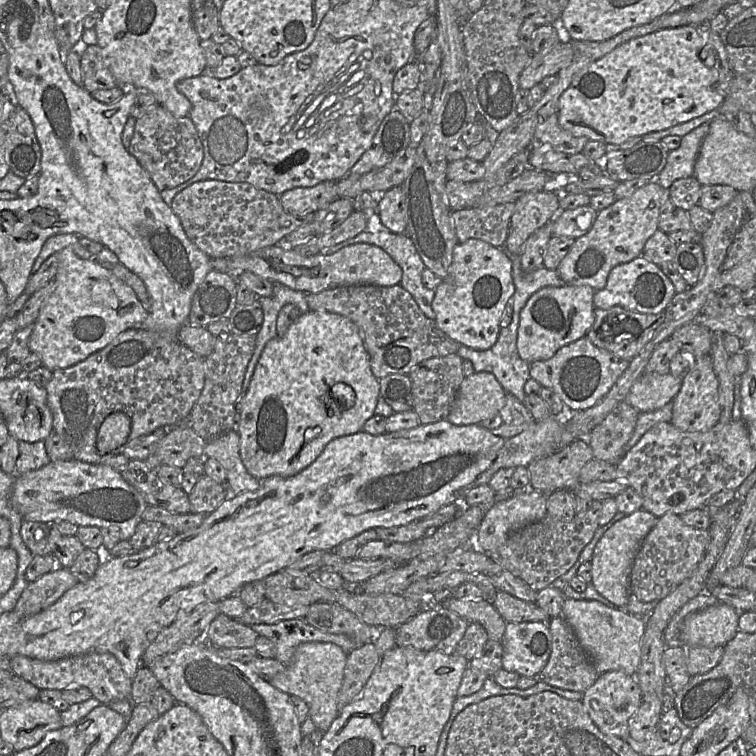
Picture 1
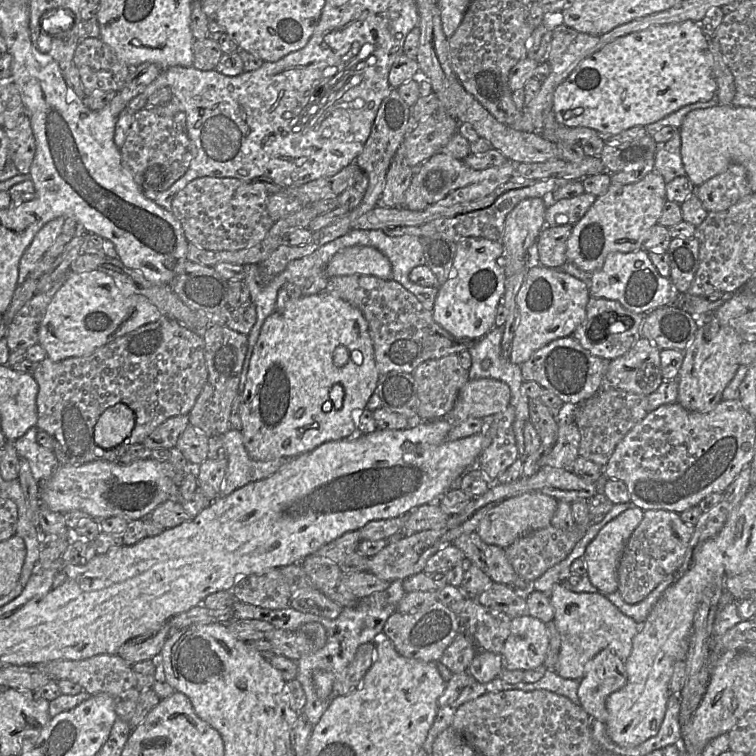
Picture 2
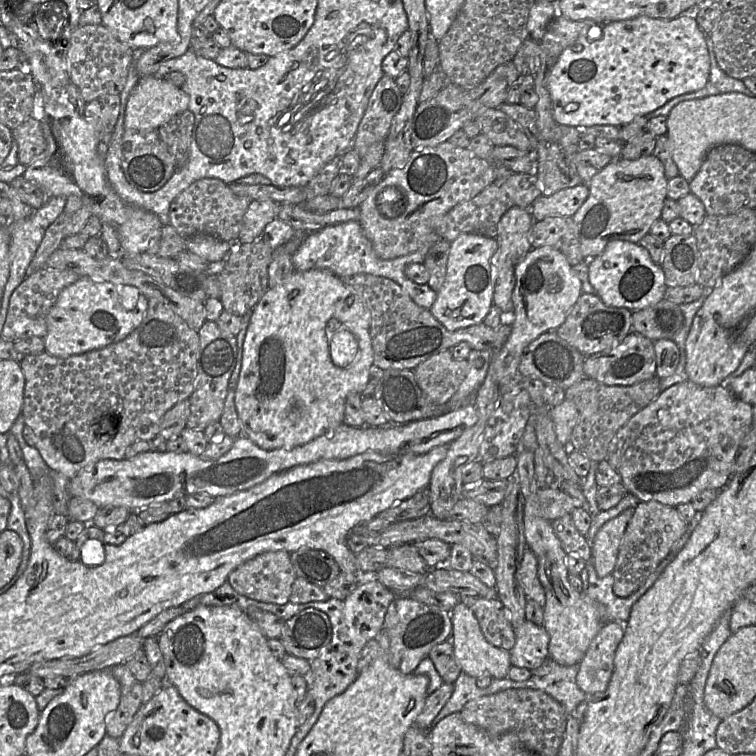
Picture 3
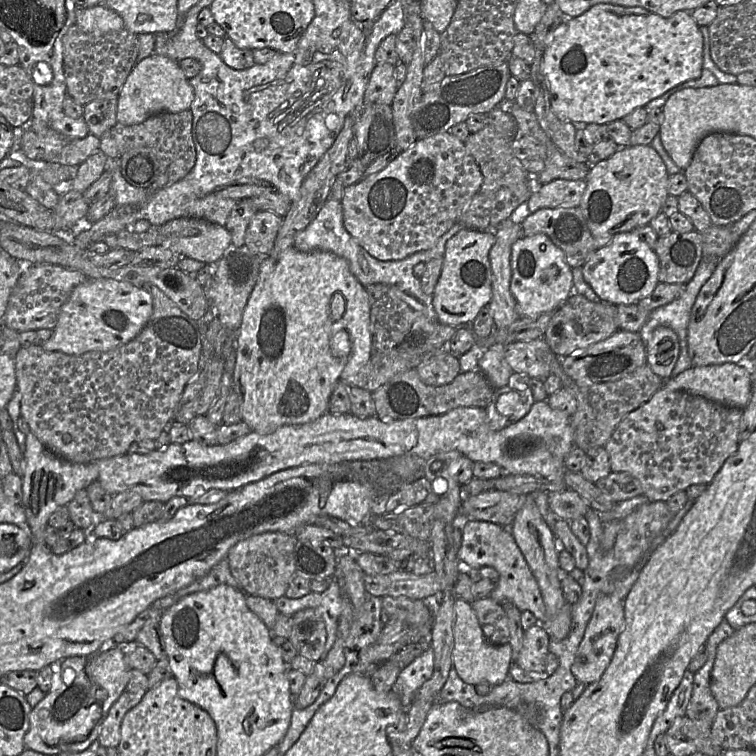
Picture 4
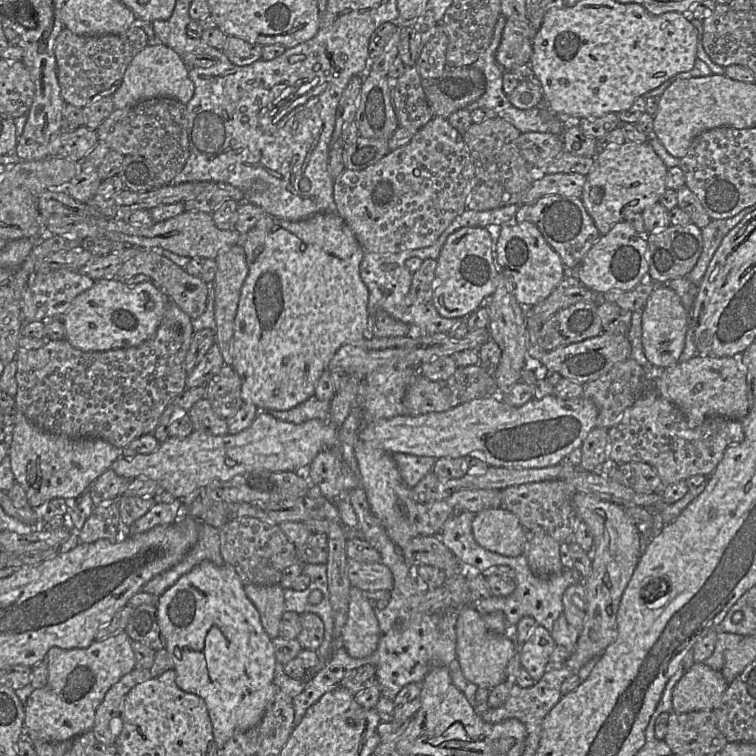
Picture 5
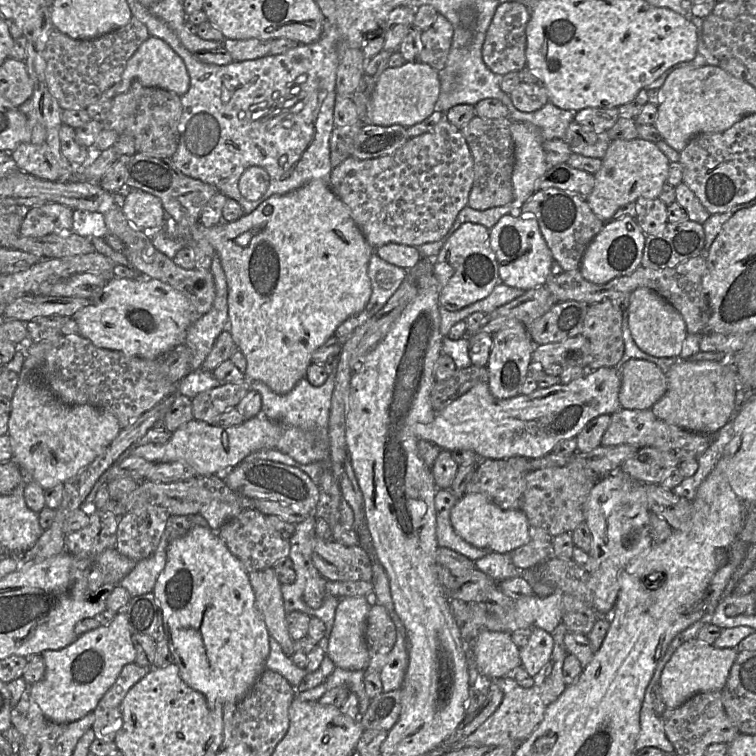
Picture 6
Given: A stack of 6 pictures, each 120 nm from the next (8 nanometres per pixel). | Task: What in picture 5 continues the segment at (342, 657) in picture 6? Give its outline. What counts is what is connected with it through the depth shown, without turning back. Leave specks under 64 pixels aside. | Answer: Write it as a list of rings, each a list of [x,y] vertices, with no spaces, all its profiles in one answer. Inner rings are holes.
[[[351,586],[348,616],[341,631],[341,645],[349,656],[360,659],[370,656],[377,649],[379,639],[379,623],[374,610],[369,601],[363,598],[362,590]]]

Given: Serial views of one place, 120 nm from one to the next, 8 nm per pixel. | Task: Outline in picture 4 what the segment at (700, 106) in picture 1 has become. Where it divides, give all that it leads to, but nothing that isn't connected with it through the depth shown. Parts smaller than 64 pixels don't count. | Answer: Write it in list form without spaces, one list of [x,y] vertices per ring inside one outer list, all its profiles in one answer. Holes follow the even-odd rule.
[[[598,4],[581,16],[570,18],[550,31],[545,40],[542,58],[542,74],[546,79],[550,94],[551,107],[555,115],[562,121],[608,124],[623,119],[635,108],[646,106],[651,100],[665,94],[670,89],[688,80],[697,79],[703,70],[703,36],[698,24],[689,11],[678,11],[670,17],[662,17],[640,7],[624,7],[614,4]]]

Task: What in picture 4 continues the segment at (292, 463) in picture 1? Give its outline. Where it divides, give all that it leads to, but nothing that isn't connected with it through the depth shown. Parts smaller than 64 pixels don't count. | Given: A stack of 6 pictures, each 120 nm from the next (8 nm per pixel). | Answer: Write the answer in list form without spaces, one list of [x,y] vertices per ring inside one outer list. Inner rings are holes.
[[[295,247],[289,248],[277,257],[265,255],[258,272],[256,284],[249,296],[242,314],[241,325],[236,334],[236,365],[233,372],[233,391],[239,398],[242,421],[261,435],[268,435],[284,425],[302,425],[315,421],[328,412],[328,403],[332,390],[340,381],[342,373],[356,373],[373,354],[370,331],[370,302],[366,287],[351,273],[348,262],[329,251],[316,250],[301,252]]]

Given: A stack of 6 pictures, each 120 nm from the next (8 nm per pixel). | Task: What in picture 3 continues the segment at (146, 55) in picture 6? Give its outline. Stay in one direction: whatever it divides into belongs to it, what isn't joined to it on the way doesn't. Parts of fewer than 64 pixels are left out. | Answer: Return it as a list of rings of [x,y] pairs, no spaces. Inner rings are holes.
[[[141,77],[125,107],[125,130],[150,132],[188,109],[189,96],[165,78]]]

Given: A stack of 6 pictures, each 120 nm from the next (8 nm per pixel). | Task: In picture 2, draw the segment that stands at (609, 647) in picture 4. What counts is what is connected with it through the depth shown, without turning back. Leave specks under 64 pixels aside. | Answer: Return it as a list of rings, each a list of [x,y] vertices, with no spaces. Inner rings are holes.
[[[603,649],[585,667],[578,696],[581,707],[592,717],[605,723],[608,717],[606,699],[627,682],[623,660],[612,650]]]

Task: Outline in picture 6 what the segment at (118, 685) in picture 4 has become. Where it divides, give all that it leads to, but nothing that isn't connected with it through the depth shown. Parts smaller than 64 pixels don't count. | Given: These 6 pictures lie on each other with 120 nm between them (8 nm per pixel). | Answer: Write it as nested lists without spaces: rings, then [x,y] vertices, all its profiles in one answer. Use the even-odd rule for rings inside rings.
[[[125,609],[116,613],[113,620],[105,626],[92,629],[79,635],[74,642],[60,650],[41,652],[45,663],[45,673],[41,680],[29,686],[27,694],[38,705],[42,713],[57,723],[69,723],[94,712],[97,704],[115,683],[122,668],[136,660],[136,650],[131,638],[130,625]]]

